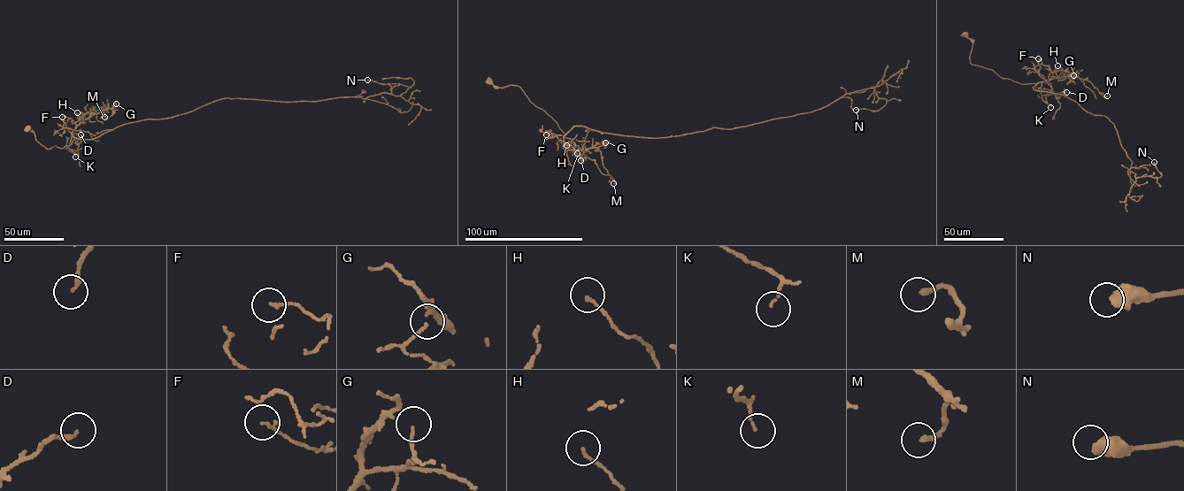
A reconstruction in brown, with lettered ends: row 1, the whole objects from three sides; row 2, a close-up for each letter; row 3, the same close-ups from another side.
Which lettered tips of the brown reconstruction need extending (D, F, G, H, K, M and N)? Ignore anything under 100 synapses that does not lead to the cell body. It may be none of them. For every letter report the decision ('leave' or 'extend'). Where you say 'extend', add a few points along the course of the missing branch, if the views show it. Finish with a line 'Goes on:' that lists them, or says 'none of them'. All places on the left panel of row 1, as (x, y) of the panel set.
D: leave
F: leave
G: leave
H: leave
K: leave
M: leave
N: leave
Goes on: none of them

